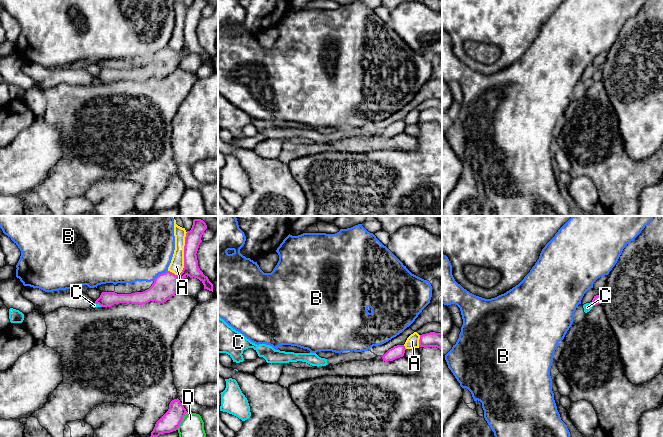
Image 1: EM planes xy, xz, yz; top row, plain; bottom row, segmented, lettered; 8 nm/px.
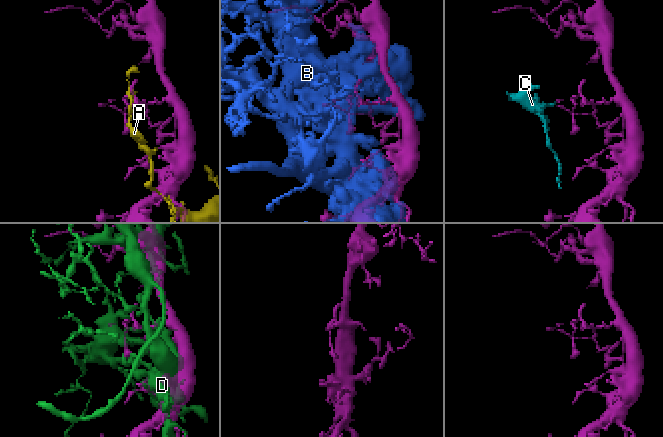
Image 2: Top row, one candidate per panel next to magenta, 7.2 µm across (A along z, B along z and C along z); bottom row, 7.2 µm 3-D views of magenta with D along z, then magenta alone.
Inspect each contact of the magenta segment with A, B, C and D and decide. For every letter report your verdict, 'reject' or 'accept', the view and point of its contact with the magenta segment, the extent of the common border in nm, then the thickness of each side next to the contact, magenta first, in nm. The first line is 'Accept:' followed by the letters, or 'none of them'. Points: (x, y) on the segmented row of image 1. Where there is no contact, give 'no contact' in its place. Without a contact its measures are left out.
Accept: none of them
A: reject | xy (184, 255) | 360 nm | 160/120 nm
B: reject | xy (160, 274) | 150 nm | 200/480 nm
C: reject | yz (593, 304) | 40 nm | 70/70 nm
D: reject | xy (181, 420) | 170 nm | 160/190 nm

